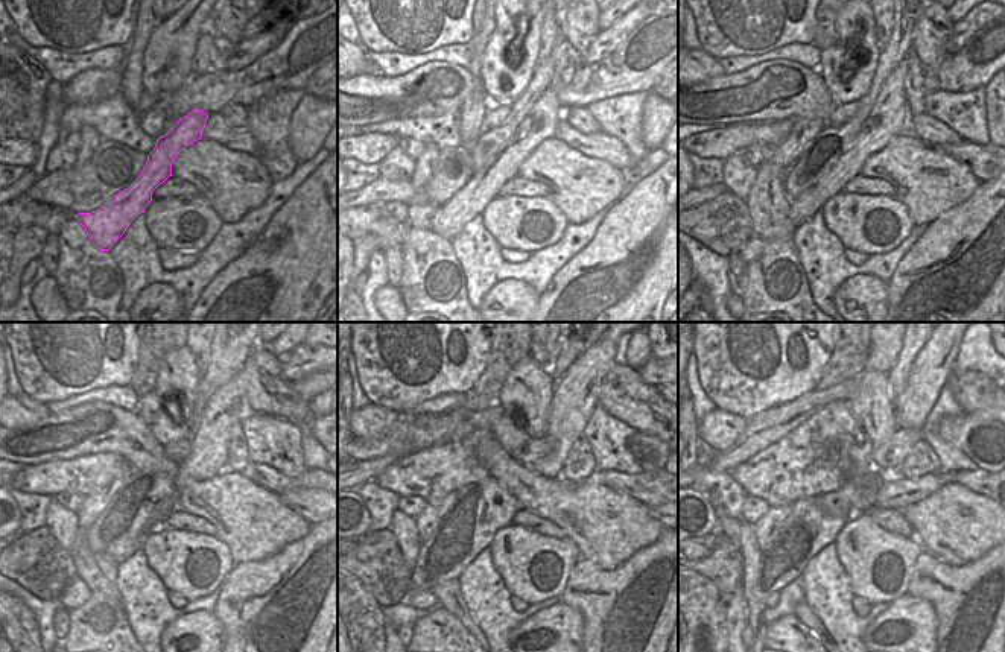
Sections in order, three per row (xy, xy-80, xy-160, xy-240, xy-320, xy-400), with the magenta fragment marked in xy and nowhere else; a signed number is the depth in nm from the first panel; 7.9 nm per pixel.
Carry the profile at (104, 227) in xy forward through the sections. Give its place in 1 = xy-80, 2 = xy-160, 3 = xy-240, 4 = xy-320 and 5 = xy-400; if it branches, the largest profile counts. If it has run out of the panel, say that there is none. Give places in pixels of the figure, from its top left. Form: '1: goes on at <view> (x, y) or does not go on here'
1: goes on at xy-80 (538, 125)
2: goes on at xy-160 (884, 123)
3: goes on at xy-240 (209, 444)
4: goes on at xy-320 (575, 397)
5: goes on at xy-400 (929, 373)

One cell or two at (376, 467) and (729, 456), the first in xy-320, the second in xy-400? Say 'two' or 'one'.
one

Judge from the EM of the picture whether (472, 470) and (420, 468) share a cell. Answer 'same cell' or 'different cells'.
same cell

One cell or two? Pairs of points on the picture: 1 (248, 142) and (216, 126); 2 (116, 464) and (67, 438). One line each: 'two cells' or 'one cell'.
1: one cell
2: two cells

